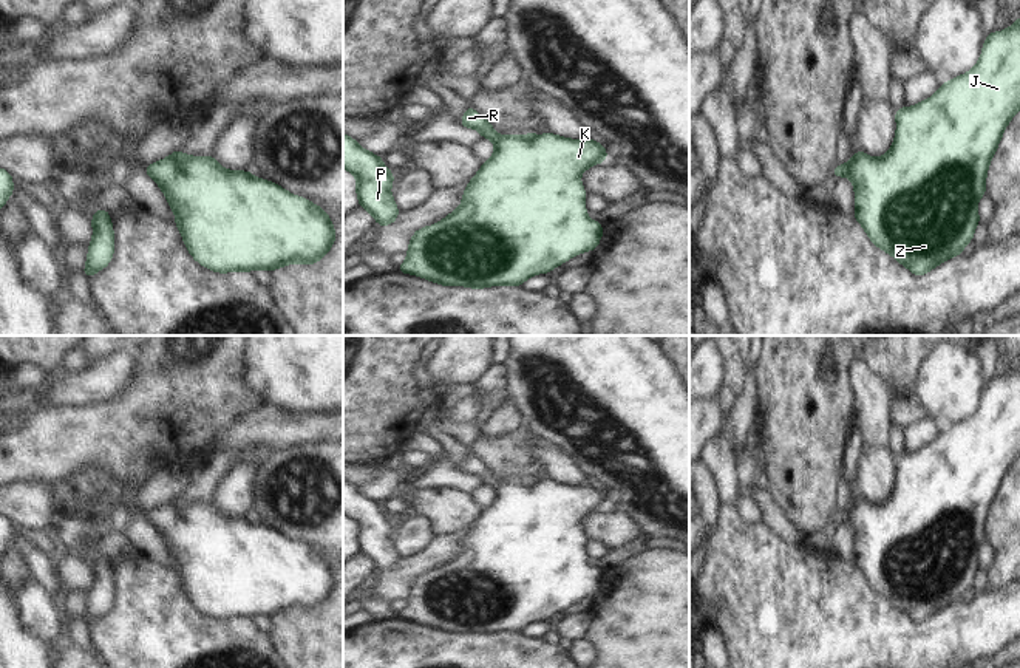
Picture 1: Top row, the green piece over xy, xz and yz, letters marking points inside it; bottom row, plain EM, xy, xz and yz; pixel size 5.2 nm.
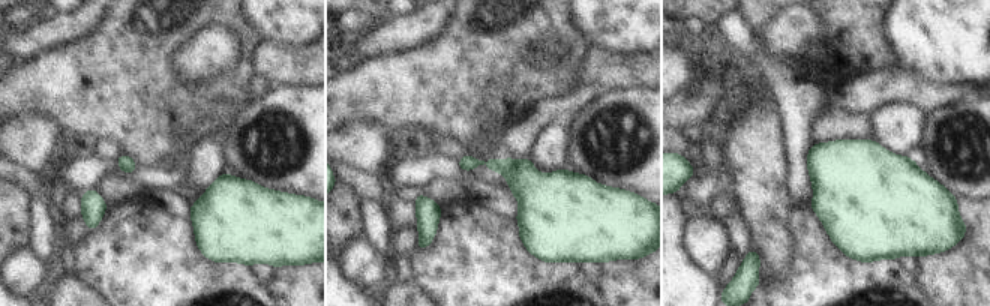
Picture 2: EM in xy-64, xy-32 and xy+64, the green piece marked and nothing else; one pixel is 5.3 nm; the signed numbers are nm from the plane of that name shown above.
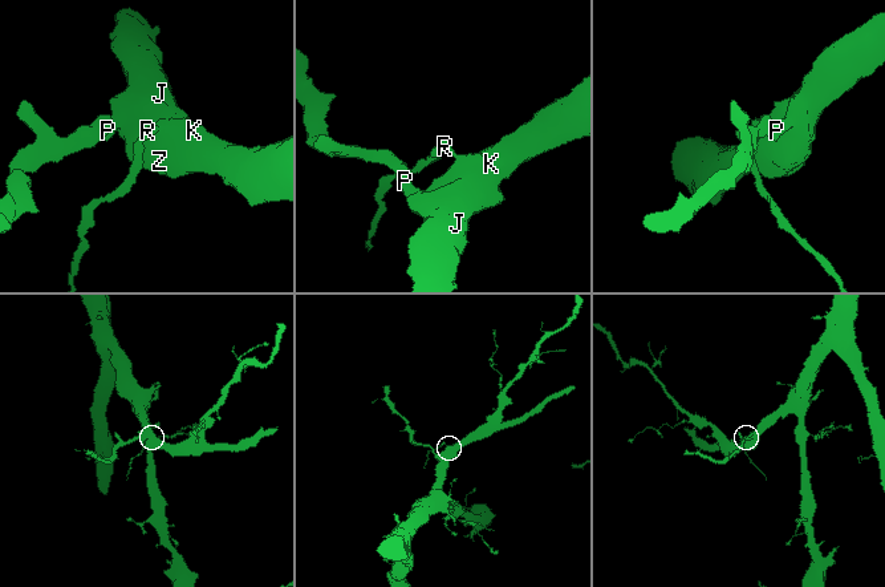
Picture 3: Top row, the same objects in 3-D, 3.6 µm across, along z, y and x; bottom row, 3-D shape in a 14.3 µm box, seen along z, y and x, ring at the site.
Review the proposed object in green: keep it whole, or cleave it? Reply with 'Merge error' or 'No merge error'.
No merge error

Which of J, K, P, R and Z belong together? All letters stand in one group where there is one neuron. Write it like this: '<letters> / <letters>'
J K P R Z

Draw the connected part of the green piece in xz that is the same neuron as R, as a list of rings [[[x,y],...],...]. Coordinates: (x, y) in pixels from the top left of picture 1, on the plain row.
[[[471,452],[459,472],[476,475],[496,490],[491,504],[468,527],[462,550],[437,571],[417,575],[406,606],[397,614],[442,632],[521,632],[536,620],[549,620],[572,603],[597,597],[603,571],[587,564],[581,520],[607,507],[595,486],[567,486],[553,479],[501,482]]]

